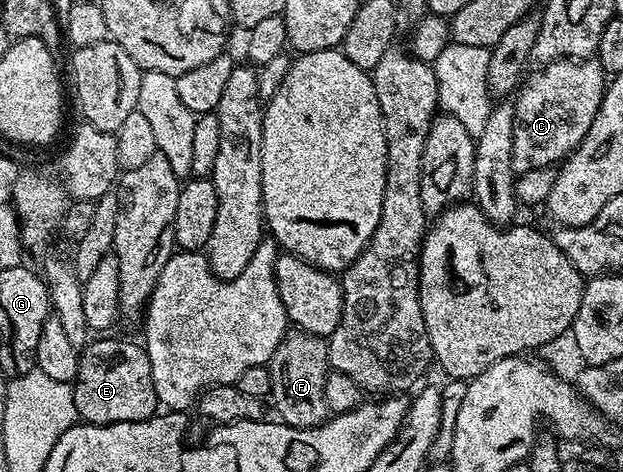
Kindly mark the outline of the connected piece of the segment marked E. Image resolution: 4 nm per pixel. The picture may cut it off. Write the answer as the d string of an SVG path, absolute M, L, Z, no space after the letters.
M98 336L87 342L78 356L78 371L72 383L76 412L83 423L91 426L107 426L121 422L143 422L159 413L160 403L152 384L152 364L148 360L145 345L129 342L126 338Z

